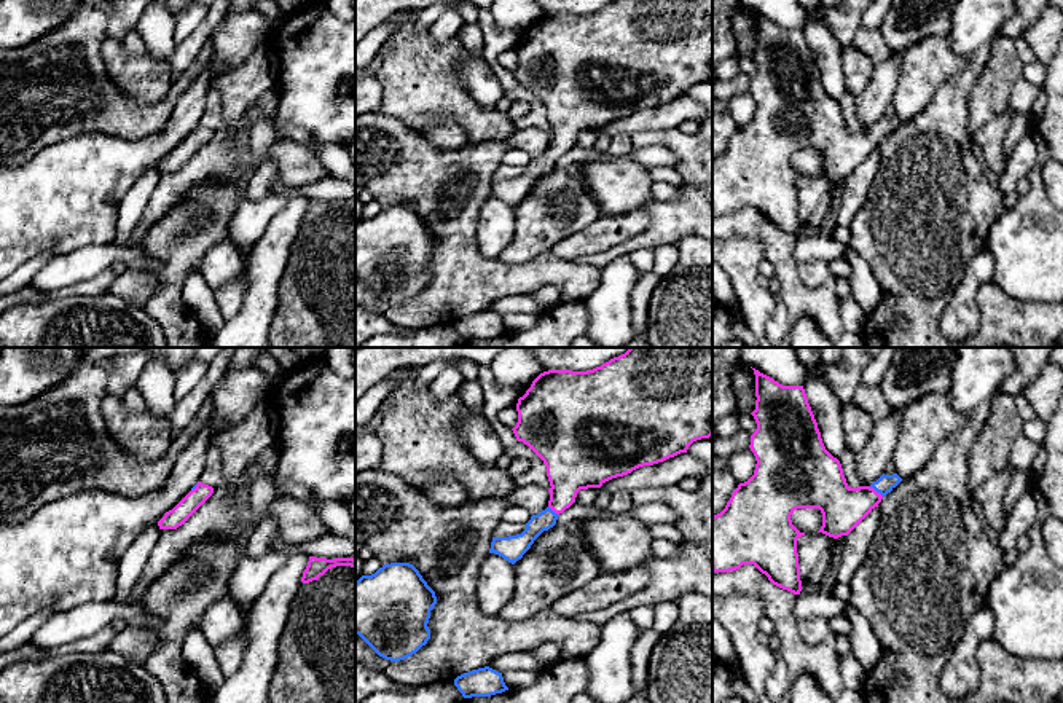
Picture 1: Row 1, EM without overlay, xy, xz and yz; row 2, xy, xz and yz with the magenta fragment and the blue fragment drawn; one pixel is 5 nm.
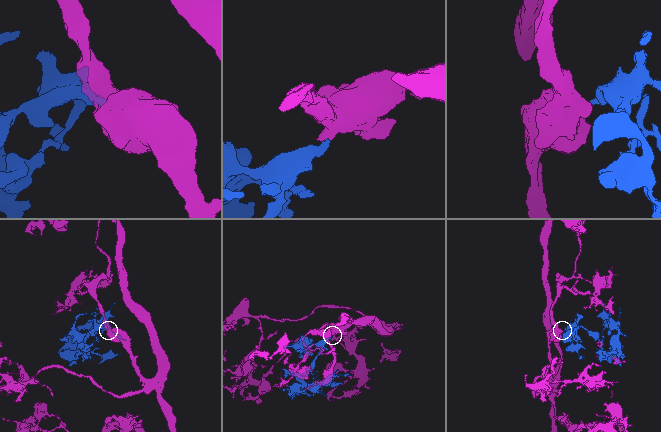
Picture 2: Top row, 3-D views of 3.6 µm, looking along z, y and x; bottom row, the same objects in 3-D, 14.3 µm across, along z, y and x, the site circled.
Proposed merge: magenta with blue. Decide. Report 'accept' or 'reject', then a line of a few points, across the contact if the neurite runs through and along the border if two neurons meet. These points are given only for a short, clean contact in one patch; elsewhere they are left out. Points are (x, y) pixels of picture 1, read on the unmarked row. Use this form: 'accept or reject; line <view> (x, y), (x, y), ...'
accept; line yz (826, 131), (834, 139), (875, 134), (885, 126)

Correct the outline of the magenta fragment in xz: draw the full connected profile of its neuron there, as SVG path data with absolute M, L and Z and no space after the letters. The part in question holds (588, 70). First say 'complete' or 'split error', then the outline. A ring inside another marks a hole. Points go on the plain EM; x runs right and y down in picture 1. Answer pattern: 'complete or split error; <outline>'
split error; M614 0L586 14L548 13L540 16L516 46L516 83L528 88L545 107L550 124L548 150L532 158L521 177L492 180L489 196L515 207L534 183L556 167L580 132L601 131L606 124L633 113L663 105L701 81L712 78L712 0Z

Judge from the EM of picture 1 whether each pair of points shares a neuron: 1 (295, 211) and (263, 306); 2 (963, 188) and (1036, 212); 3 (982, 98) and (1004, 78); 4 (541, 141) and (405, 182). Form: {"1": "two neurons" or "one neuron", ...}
{"1": "one neuron", "2": "two neurons", "3": "one neuron", "4": "two neurons"}

